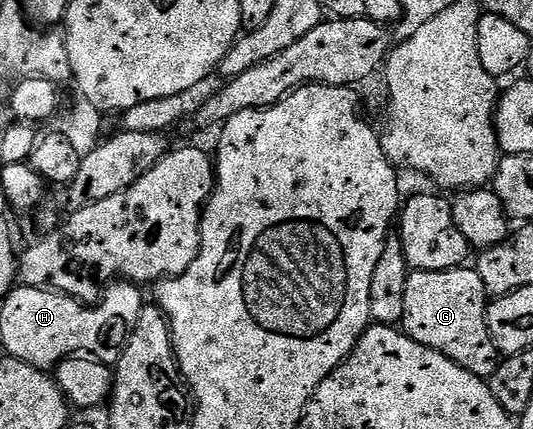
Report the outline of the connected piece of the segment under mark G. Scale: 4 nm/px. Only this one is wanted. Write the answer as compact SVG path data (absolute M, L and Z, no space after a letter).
M476 267L448 268L442 272L410 271L407 298L403 298L400 327L415 342L443 354L473 376L495 374L499 353L489 333L485 310L487 297Z

